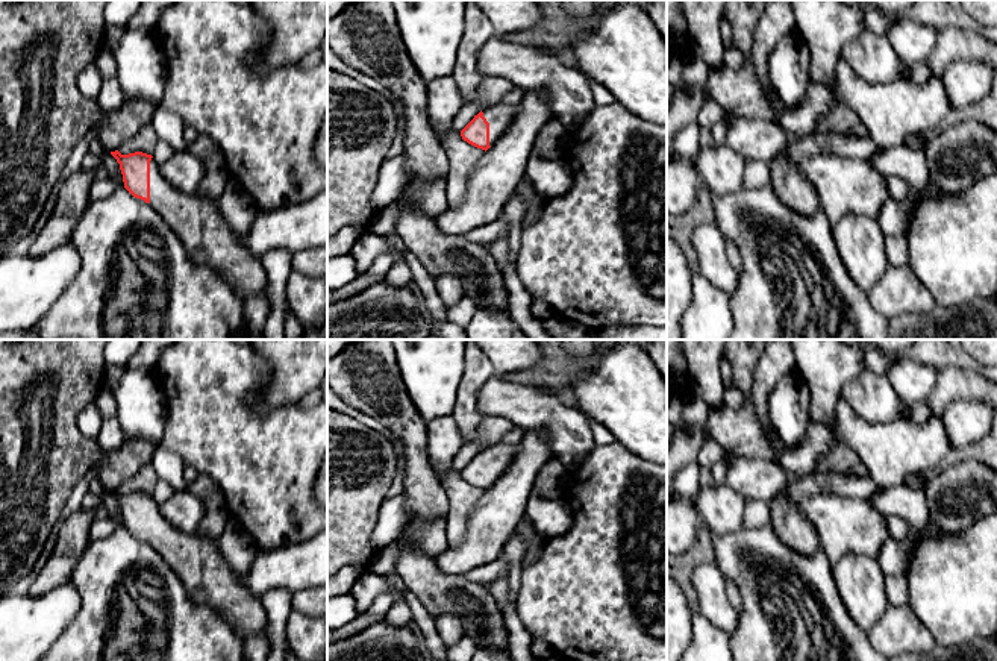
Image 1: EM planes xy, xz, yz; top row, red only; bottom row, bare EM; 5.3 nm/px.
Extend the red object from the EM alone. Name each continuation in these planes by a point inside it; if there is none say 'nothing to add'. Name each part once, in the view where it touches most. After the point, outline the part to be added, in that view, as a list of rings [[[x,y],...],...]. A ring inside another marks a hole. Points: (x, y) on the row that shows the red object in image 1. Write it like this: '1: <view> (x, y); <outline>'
1: xy (196, 220); [[[153,158],[150,205],[174,230],[194,264],[215,270],[241,299],[264,293],[267,273],[261,258],[253,258],[239,244],[217,203],[170,185]]]

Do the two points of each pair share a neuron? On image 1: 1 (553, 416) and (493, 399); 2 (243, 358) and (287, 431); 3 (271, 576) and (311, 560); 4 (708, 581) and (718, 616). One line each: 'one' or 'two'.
1: one
2: one
3: one
4: one

